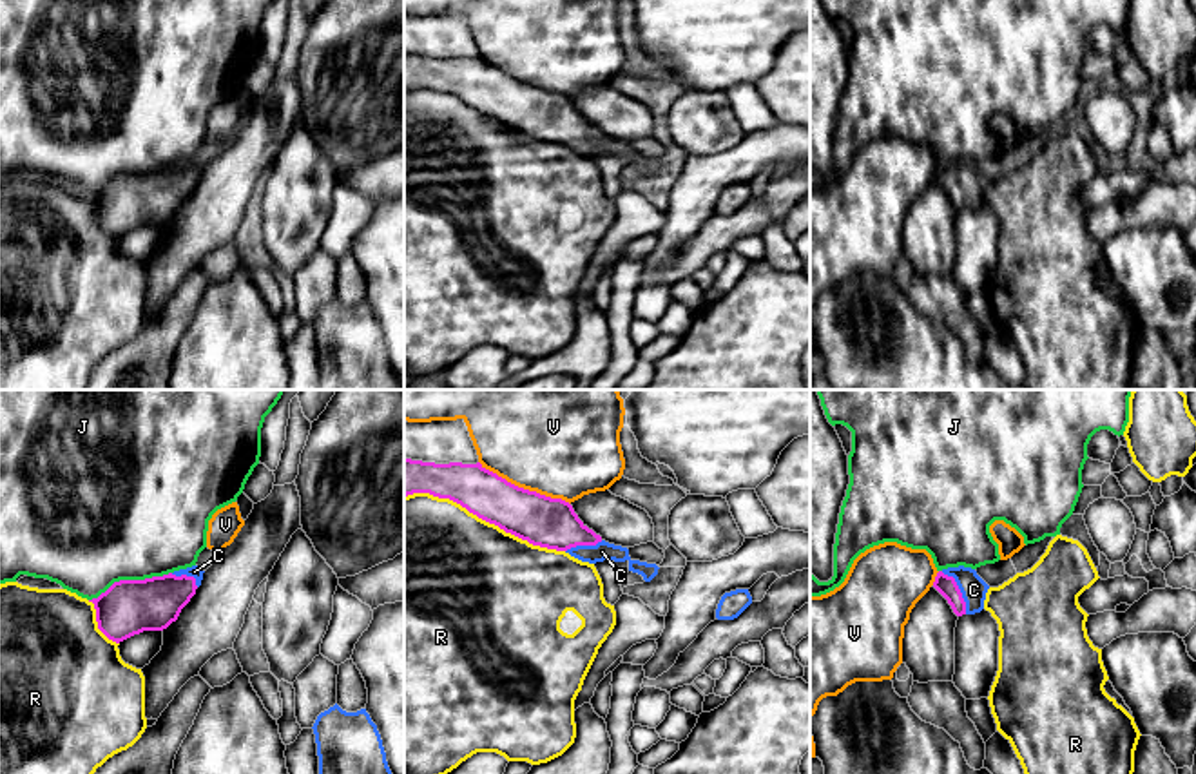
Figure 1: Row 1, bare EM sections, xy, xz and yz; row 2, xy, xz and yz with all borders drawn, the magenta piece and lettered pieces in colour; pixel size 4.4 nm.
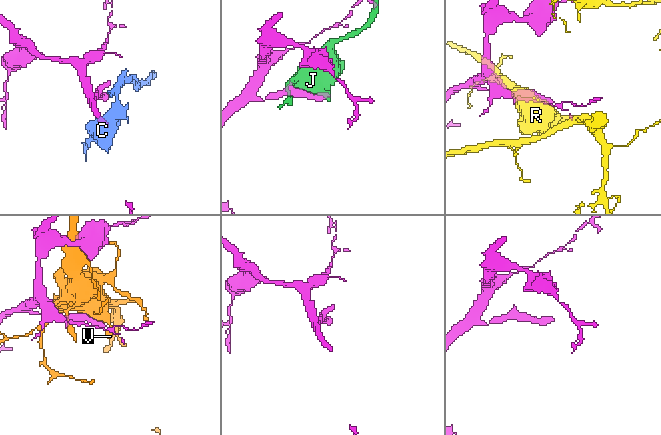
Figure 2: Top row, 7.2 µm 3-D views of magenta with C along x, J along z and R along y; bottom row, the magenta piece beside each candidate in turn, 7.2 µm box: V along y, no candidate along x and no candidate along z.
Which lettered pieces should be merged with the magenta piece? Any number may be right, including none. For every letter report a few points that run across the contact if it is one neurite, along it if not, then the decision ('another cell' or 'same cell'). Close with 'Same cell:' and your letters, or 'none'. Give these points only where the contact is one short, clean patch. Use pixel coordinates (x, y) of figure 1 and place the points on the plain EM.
C: line yz (946, 180), (959, 183), (974, 183); same cell
J: another cell
R: another cell
V: another cell
Same cell: C

